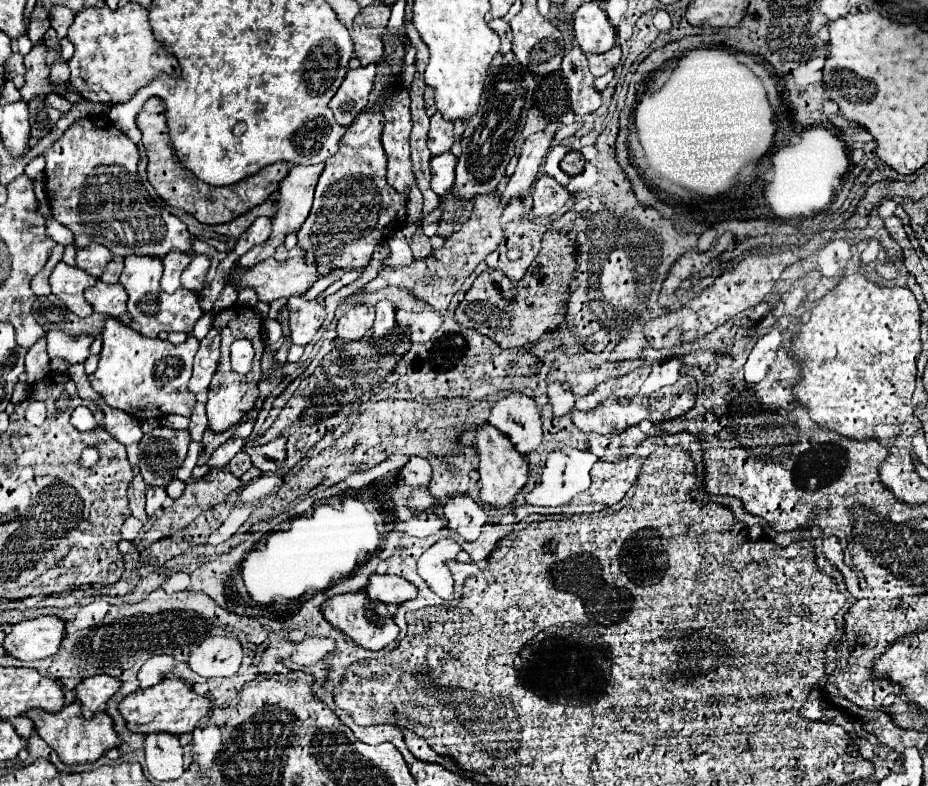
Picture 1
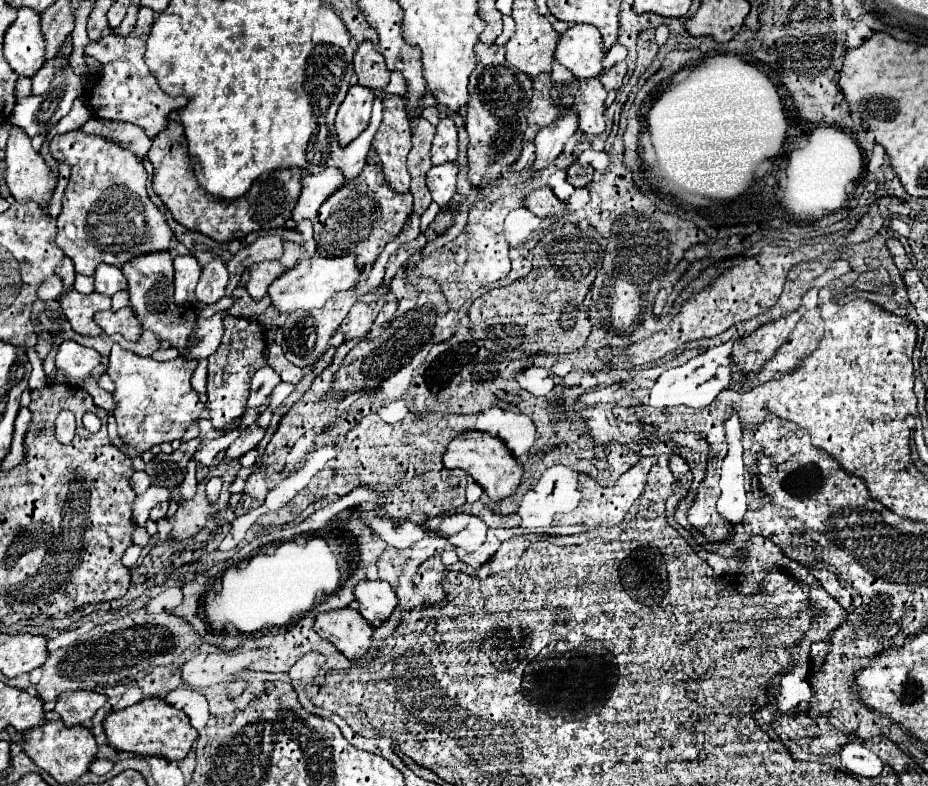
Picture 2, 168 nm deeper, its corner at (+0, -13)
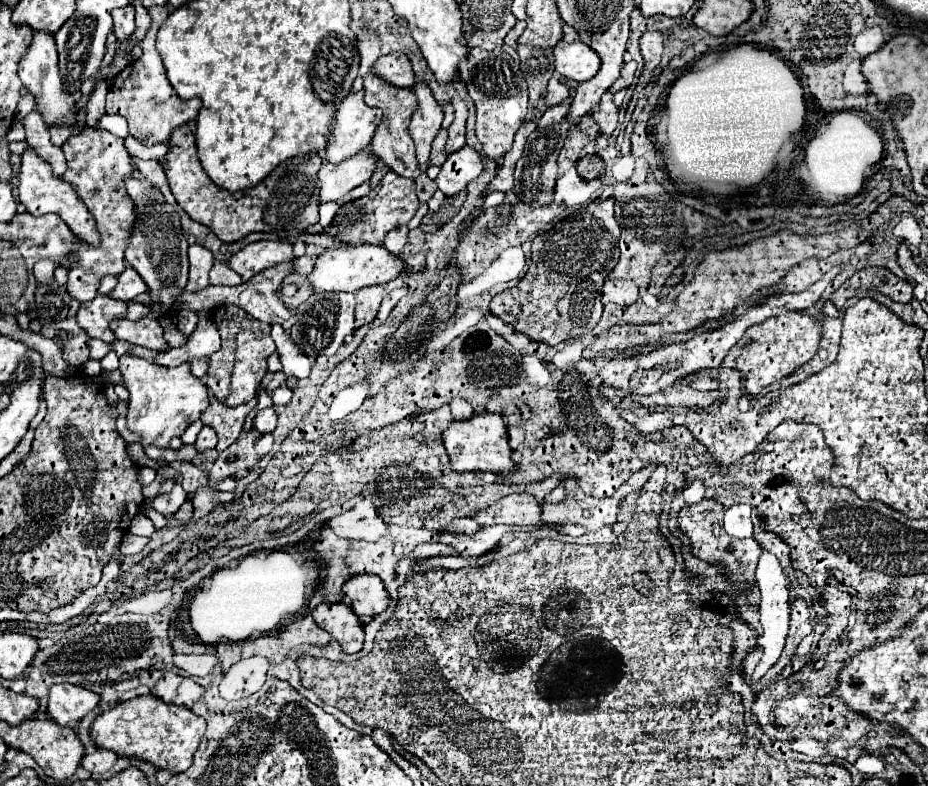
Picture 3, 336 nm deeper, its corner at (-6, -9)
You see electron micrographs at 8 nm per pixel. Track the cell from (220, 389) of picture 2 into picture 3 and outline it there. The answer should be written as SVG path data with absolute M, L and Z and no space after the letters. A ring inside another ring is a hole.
M220 305L210 313L214 313L214 327L222 337L222 347L208 357L206 385L220 403L238 407L256 397L256 385L264 377L266 361L276 351L276 345L270 337L270 325L256 321L252 315L242 311L242 307Z

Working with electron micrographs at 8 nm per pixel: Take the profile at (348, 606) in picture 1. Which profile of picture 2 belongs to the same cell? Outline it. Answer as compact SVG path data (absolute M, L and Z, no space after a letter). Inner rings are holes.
M350 607L320 613L316 617L314 629L322 635L322 639L334 643L334 647L348 659L360 659L368 655L372 647L374 627Z

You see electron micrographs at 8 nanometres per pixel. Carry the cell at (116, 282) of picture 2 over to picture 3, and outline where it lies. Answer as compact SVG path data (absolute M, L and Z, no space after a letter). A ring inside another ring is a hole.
M128 267L118 275L118 285L110 295L114 299L120 299L120 301L132 301L134 297L138 297L144 291L148 291L146 283L142 281L142 277L132 267Z

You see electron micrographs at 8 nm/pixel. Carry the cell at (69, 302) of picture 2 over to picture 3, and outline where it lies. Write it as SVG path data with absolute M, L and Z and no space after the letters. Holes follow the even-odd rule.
M96 295L90 303L80 305L76 321L86 331L88 337L102 339L112 345L116 341L116 337L110 329L110 323L114 319L124 319L126 309L128 309L128 305L122 301L116 301L108 295Z

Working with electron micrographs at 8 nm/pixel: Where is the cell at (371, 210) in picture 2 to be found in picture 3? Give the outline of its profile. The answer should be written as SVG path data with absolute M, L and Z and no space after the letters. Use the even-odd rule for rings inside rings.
M388 171L380 185L376 185L370 195L362 197L362 199L356 199L356 201L350 201L346 203L334 217L334 223L332 223L332 231L334 237L342 243L342 245L362 245L362 243L374 243L374 245L382 245L384 243L384 237L386 233L390 233L392 229L396 227L402 227L406 225L412 215L416 213L420 201L416 197L416 185L412 179L406 179L406 177L400 177L396 175L394 171Z

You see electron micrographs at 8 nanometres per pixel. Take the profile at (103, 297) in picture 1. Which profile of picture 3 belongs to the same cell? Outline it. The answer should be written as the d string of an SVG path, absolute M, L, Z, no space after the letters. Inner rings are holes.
M118 319L112 325L112 331L116 339L122 339L126 343L146 347L152 351L166 351L168 343L164 339L164 329L156 319L140 319L140 323L134 323L130 319Z

